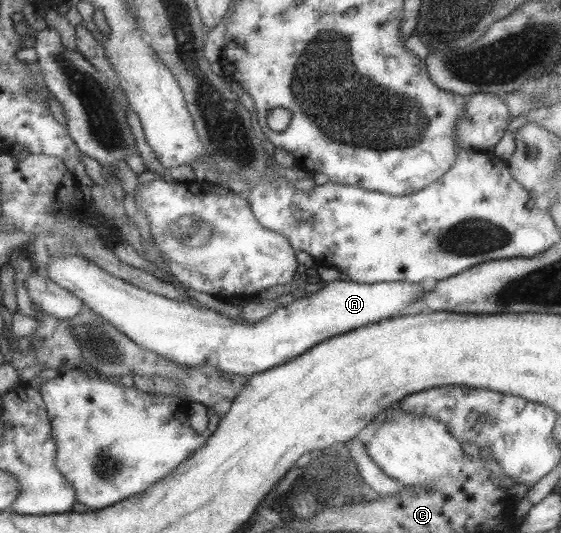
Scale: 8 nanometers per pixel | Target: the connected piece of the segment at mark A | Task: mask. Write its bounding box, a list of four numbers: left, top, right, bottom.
[47,254,425,377]

